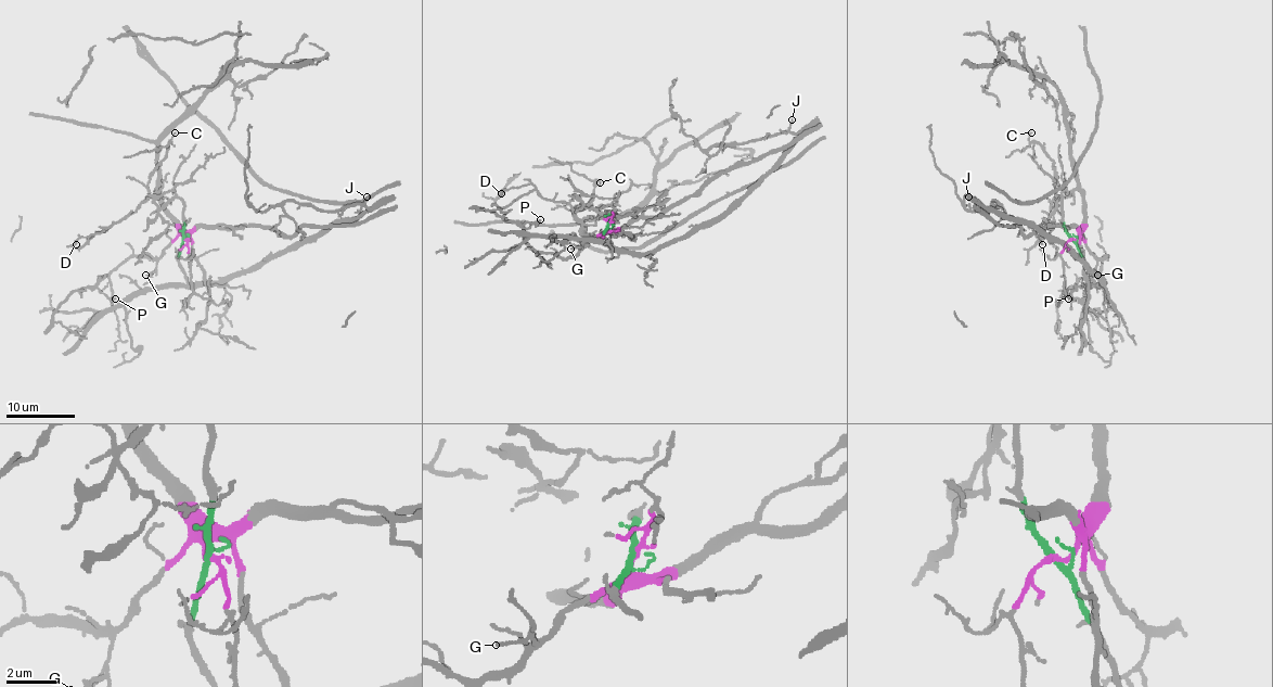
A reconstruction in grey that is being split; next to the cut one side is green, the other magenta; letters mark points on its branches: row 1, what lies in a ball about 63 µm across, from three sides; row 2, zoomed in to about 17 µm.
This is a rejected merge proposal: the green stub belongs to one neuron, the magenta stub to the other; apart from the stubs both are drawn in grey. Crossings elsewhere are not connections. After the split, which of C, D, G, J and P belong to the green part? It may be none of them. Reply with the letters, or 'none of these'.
J

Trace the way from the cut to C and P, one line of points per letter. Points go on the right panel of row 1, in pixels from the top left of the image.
C: (1074, 239), (1084, 218), (1082, 195), (1079, 190), (1067, 195), (1056, 181), (1053, 161), (1029, 139), (1031, 131)
P: (1074, 239), (1079, 234), (1094, 257), (1106, 255), (1102, 261), (1102, 269), (1081, 278), (1069, 299)

